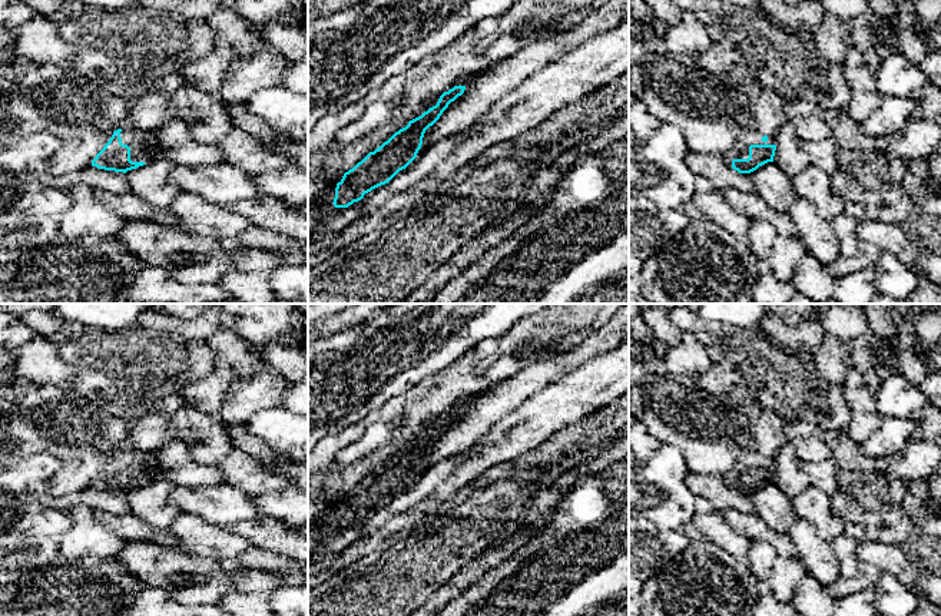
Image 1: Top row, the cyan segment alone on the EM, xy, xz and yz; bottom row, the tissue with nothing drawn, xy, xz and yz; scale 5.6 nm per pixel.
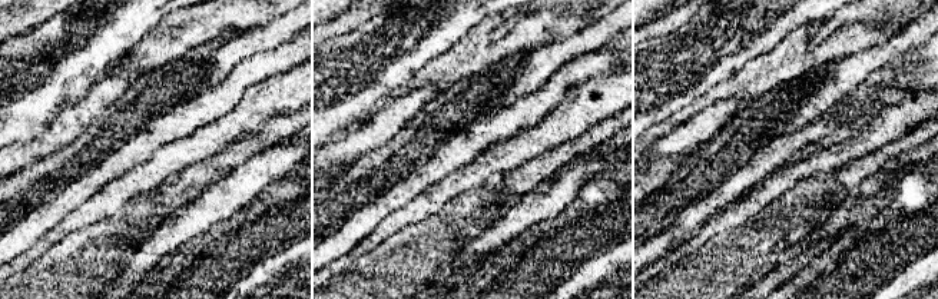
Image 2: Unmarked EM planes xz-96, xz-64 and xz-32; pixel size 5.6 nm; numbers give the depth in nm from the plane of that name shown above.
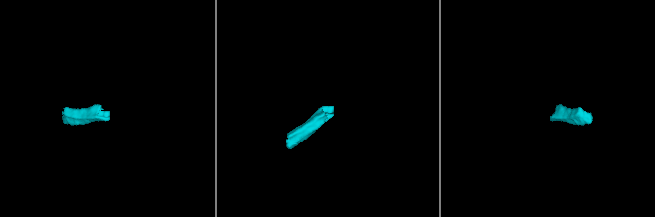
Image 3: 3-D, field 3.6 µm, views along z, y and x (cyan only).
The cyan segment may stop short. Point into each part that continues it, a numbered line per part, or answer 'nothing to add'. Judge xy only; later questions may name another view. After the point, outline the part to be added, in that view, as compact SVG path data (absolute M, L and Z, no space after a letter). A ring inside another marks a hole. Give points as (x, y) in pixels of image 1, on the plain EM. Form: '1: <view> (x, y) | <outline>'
1: xy (143, 469) | M126 447L122 448L120 458L122 464L130 468L132 483L149 484L160 478L153 453Z

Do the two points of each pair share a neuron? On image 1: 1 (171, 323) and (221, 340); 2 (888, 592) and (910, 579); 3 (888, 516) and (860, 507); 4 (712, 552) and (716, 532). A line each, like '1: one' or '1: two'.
1: two
2: two
3: one
4: two

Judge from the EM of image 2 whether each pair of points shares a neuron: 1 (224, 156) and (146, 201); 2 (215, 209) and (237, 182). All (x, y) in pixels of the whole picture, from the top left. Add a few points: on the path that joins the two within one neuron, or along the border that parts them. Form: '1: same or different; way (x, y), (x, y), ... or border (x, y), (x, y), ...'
1: different; border (158, 189), (149, 211), (149, 222), (153, 226)
2: same; way (221, 202), (234, 189)

